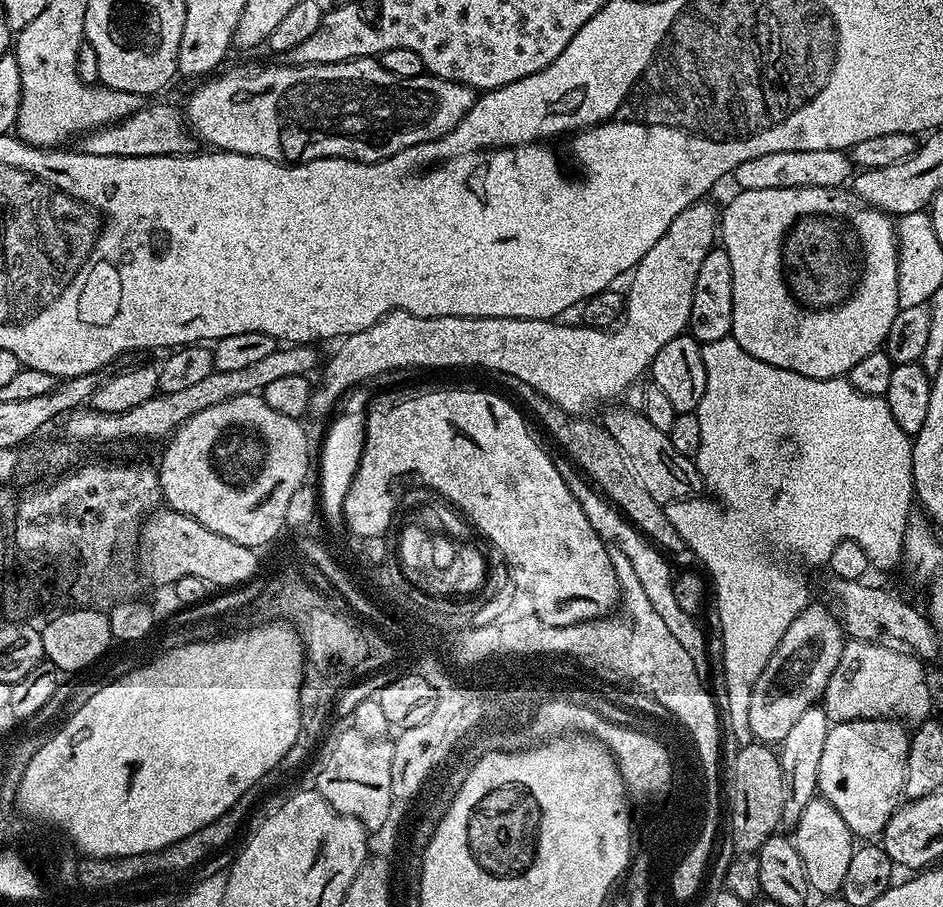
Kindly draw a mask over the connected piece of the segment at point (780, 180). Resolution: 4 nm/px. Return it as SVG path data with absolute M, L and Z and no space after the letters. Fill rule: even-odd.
M778 150L774 154L761 154L759 158L750 158L746 162L742 162L736 167L734 173L734 181L736 180L736 188L739 191L746 190L790 190L791 188L839 188L853 175L854 165L847 151L839 152L838 150Z

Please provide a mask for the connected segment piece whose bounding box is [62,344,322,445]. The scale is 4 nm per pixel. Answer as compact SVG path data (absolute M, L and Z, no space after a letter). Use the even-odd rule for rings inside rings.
M310 344L277 346L274 354L269 354L267 358L262 358L255 364L239 370L222 370L221 372L214 370L195 386L189 386L186 390L160 392L146 398L146 402L142 402L139 406L134 406L130 410L122 410L122 414L106 414L90 406L78 408L75 412L69 412L63 417L64 432L69 436L65 437L77 445L78 443L112 444L115 440L142 440L145 437L152 440L158 436L171 437L181 424L186 423L194 414L198 414L198 410L206 410L206 406L218 406L218 402L226 402L230 398L263 393L264 388L270 386L270 382L275 382L277 378L287 378L289 374L308 376L312 374L312 371L315 373L322 364L322 356L320 360L316 350Z

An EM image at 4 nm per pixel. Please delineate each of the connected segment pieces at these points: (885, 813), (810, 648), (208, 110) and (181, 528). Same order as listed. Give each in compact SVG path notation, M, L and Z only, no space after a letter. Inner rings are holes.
M895 719L842 721L829 727L826 743L822 749L822 759L818 765L816 791L819 799L825 800L838 814L842 814L842 822L850 826L853 837L879 837L884 831L886 822L890 822L890 818L900 807L906 782L909 739L909 729Z
M809 603L807 608L800 611L798 618L790 622L790 630L782 634L778 650L774 650L770 662L766 662L766 670L762 670L762 674L758 674L758 682L754 682L754 690L750 694L750 733L759 743L779 745L780 741L786 738L788 731L794 727L794 722L798 722L798 717L806 714L806 710L817 707L824 699L827 683L830 682L831 675L842 658L846 637L833 609L821 604Z
M376 58L295 66L285 62L261 72L240 68L220 75L205 79L188 100L186 124L193 137L221 152L266 158L275 164L305 164L311 160L359 160L361 164L373 164L410 146L450 134L478 99L477 93L464 84L431 74L398 78Z
M164 506L152 513L147 520L143 521L138 528L138 568L145 572L150 579L153 580L153 585L159 586L162 584L173 584L178 578L206 578L209 584L215 586L217 589L225 590L235 588L237 585L247 584L249 580L257 575L256 570L256 556L258 556L257 549L247 548L238 542L230 542L230 538L222 538L222 534L214 534L214 530L206 530L206 526L202 526L202 522L198 522L194 518L190 518L181 512L174 512L171 508Z

